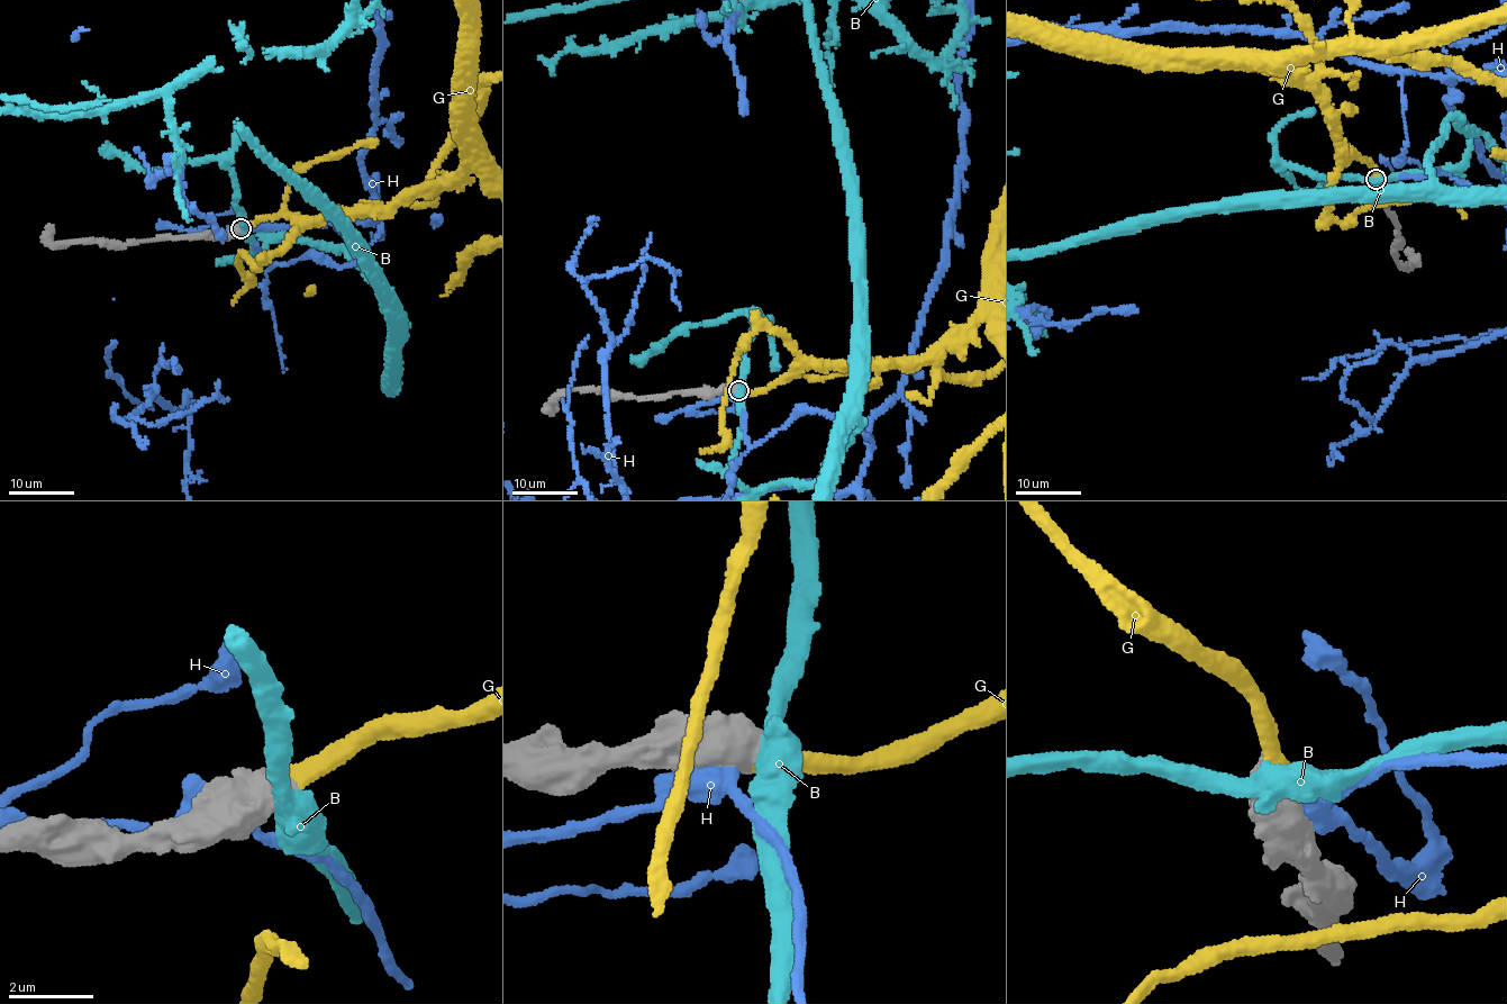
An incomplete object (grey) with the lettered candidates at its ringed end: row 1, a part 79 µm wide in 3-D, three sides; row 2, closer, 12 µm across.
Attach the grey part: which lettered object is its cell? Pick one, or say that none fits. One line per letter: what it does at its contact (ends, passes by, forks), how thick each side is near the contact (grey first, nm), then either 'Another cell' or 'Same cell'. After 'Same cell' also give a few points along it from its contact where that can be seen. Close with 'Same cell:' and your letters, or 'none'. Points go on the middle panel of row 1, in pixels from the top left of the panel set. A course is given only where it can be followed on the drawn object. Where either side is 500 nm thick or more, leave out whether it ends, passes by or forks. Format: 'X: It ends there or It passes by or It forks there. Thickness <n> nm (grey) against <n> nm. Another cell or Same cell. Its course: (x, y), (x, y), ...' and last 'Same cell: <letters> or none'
B: Thickness 850 nm (grey) against 550 nm. Another cell
G: Thickness 850 nm (grey) against 550 nm. Same cell
H: Thickness 850 nm (grey) against 550 nm. Another cell
Same cell: G

